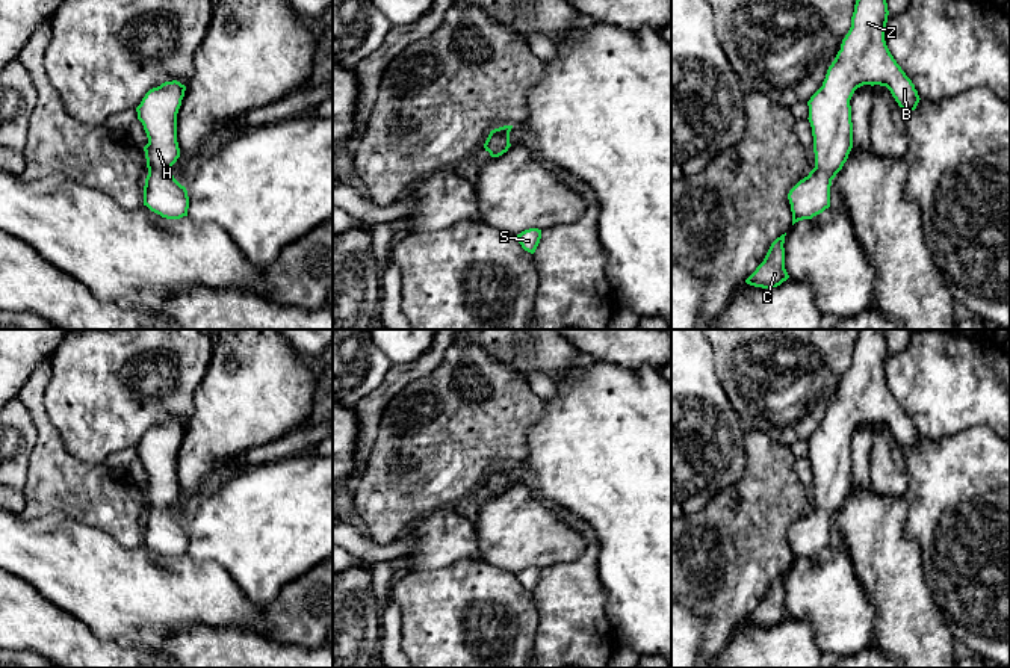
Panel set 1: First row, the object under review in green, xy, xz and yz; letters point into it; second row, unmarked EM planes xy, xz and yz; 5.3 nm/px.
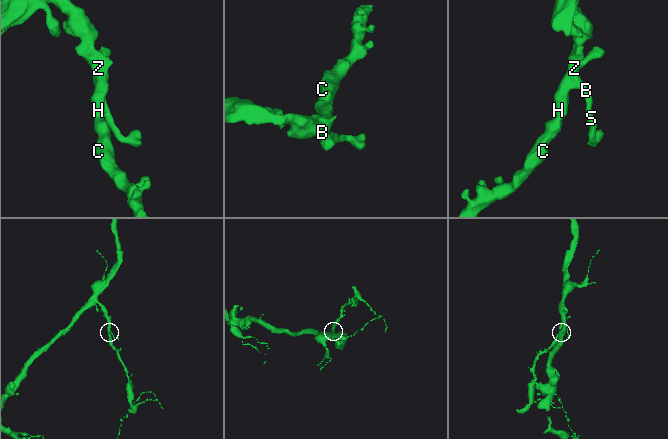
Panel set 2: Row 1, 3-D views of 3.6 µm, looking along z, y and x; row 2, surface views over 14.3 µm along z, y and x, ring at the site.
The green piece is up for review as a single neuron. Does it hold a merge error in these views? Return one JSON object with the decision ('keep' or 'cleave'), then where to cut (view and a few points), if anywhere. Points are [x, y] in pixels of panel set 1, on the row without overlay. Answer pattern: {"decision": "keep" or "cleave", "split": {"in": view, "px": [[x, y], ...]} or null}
{"decision": "keep", "split": null}

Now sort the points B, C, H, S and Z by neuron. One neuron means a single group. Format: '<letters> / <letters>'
B C H S Z

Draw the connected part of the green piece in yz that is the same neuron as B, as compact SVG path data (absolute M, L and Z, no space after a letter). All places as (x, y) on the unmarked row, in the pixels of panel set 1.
M859 329L851 366L823 425L807 440L815 506L788 532L792 564L830 546L832 518L853 487L850 438L857 426L886 425L901 449L915 449L921 438L886 384L888 354L886 329Z

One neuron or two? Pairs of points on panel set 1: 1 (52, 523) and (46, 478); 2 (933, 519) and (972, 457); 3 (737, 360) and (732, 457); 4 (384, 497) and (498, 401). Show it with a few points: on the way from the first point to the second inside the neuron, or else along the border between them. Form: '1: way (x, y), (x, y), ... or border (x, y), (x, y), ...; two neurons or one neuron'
1: border (18, 516), (38, 519), (61, 511), (83, 523); two neurons
2: way (948, 504), (972, 479), (972, 472); one neuron
3: border (717, 378), (746, 429); two neurons
4: way (413, 485), (469, 429); one neuron

